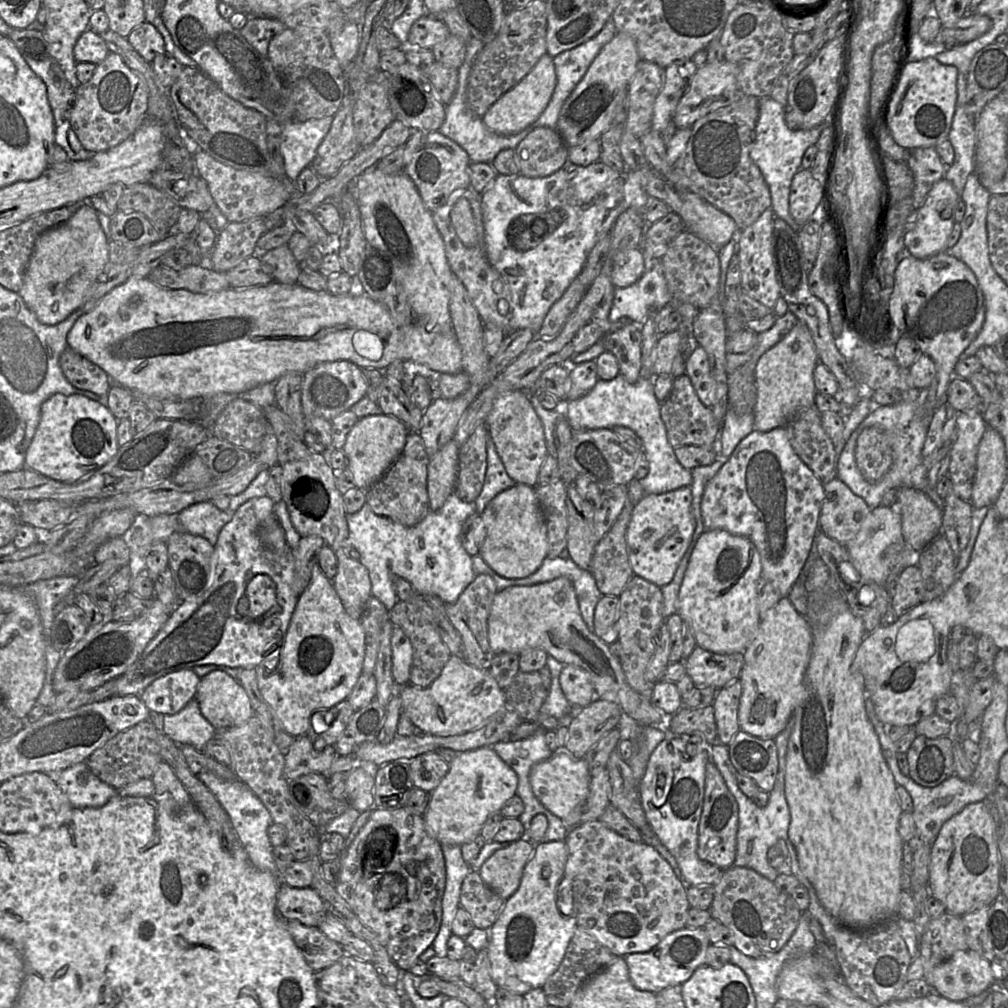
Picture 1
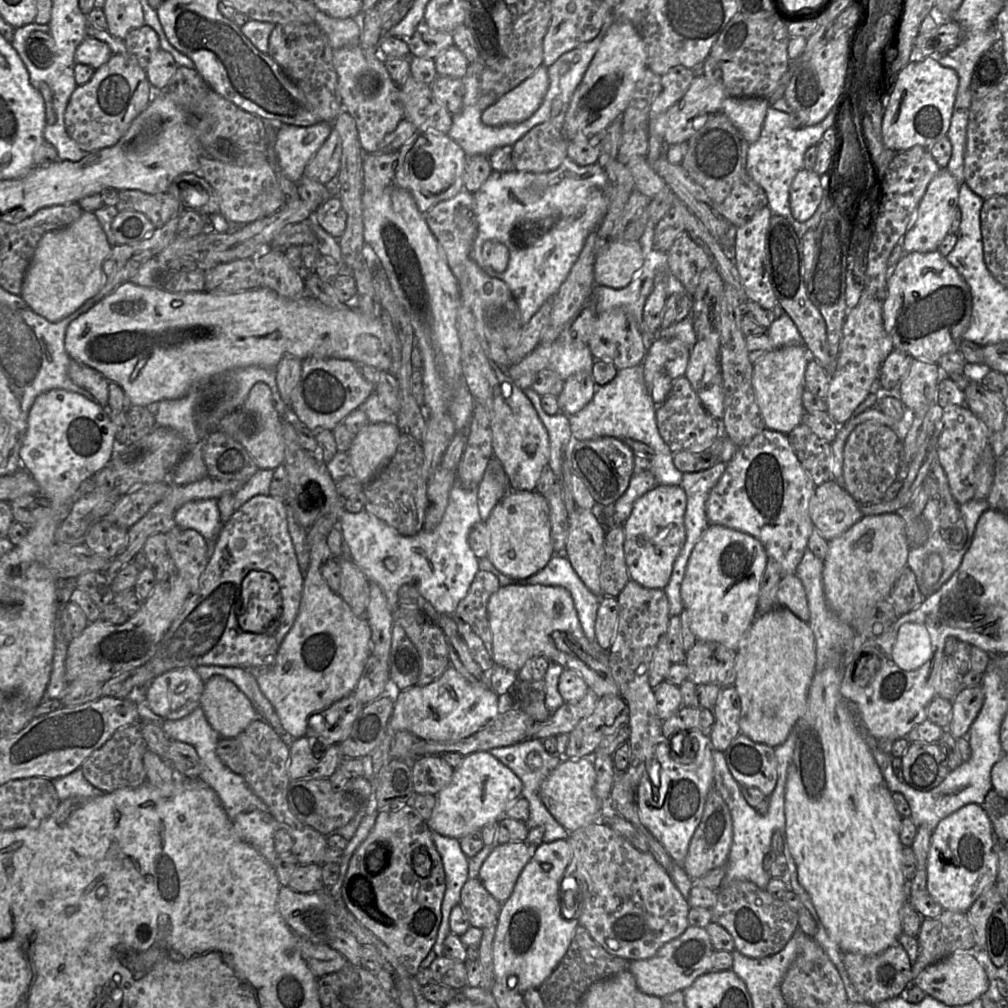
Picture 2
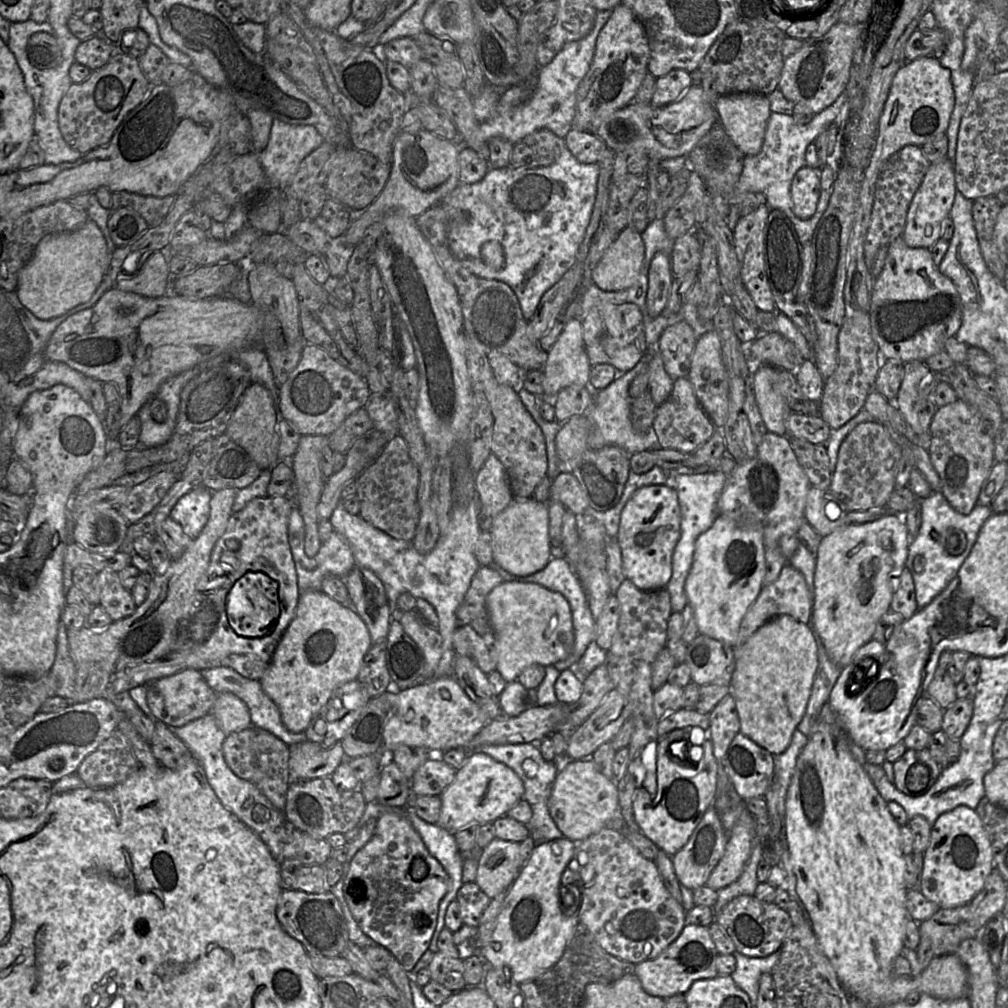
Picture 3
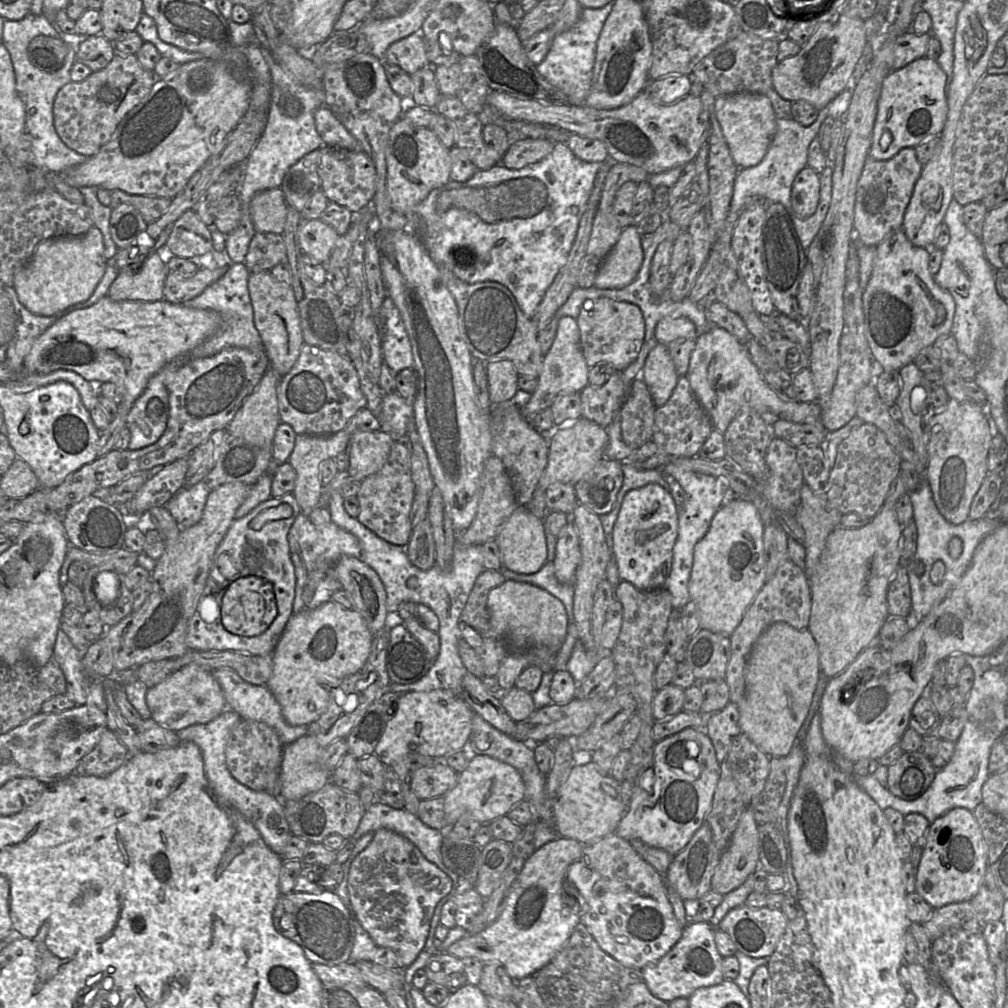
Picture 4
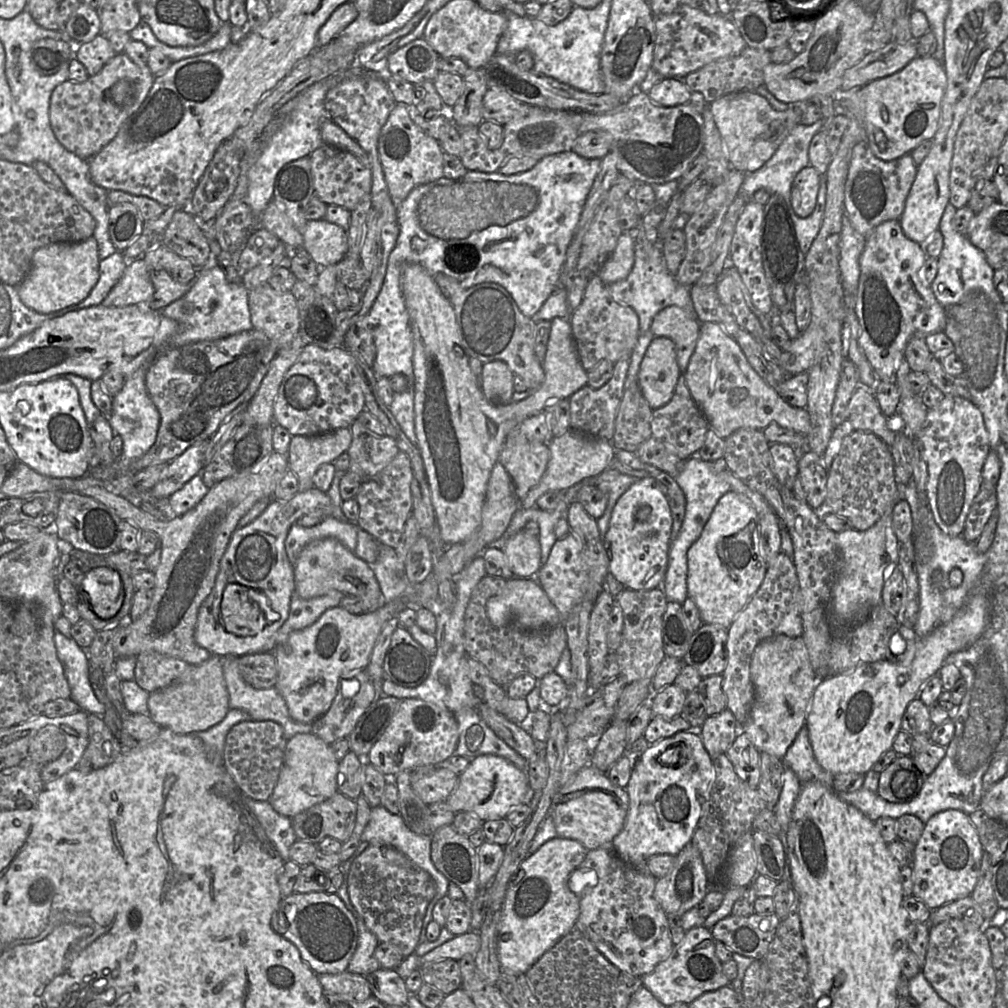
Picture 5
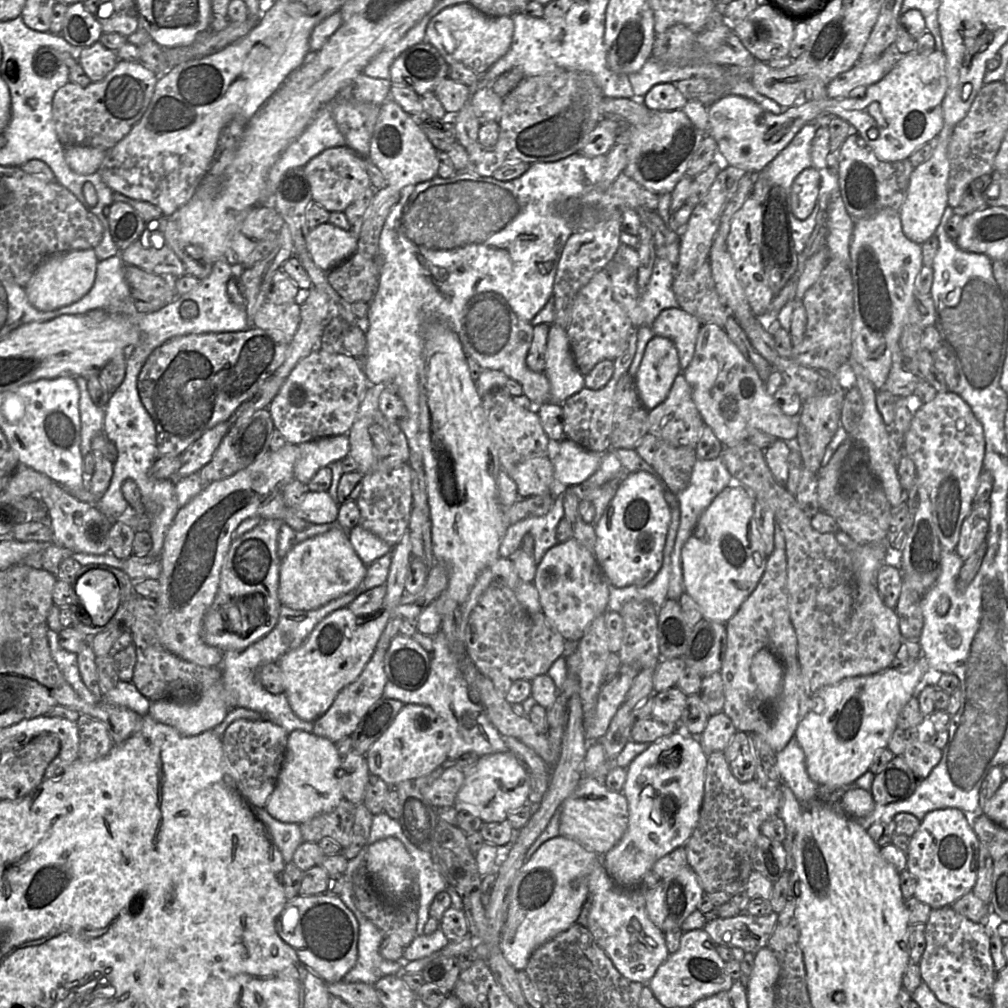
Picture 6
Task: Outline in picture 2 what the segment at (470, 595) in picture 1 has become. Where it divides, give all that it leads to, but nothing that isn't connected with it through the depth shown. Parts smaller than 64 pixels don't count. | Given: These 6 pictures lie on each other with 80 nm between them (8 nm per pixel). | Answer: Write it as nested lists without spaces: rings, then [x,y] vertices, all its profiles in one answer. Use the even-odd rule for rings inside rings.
[[[479,570],[470,585],[467,595],[459,602],[453,614],[459,635],[466,643],[471,656],[484,674],[490,672],[495,666],[487,604],[491,595],[499,588],[500,584],[497,576],[491,572]]]

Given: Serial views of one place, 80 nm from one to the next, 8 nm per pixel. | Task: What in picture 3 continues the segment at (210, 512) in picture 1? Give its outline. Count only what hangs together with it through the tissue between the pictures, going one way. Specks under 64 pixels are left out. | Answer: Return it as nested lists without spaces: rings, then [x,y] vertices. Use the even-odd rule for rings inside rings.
[[[201,484],[180,498],[171,510],[170,517],[178,522],[183,531],[192,539],[196,538],[201,533],[209,519],[211,495],[212,491]]]

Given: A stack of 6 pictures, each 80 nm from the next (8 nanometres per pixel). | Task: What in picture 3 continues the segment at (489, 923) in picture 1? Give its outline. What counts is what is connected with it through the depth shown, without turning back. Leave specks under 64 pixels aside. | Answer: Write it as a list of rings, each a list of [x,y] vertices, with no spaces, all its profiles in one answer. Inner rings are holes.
[[[476,882],[464,883],[458,891],[456,901],[459,904],[463,925],[477,927],[484,910],[491,899]]]

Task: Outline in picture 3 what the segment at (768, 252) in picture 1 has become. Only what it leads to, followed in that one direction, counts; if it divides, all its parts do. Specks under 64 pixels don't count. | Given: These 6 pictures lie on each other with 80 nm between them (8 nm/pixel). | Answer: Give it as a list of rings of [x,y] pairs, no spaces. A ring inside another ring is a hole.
[[[766,204],[761,205],[754,212],[740,217],[734,226],[733,234],[743,284],[758,310],[774,312],[777,307],[767,279],[763,255],[763,233],[770,211],[771,208]]]

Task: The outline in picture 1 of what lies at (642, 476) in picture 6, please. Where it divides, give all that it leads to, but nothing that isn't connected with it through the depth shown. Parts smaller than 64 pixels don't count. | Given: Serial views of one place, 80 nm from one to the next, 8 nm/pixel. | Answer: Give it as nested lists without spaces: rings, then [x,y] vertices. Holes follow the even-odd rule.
[[[684,486],[663,494],[645,495],[634,506],[626,531],[626,542],[629,561],[635,576],[660,588],[673,580],[695,529],[691,502],[691,488]]]

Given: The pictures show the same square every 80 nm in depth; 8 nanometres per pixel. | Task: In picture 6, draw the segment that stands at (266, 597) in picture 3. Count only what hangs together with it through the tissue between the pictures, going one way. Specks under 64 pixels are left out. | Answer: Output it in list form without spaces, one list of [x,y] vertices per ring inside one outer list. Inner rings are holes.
[[[261,594],[232,600],[223,606],[225,628],[232,633],[247,634],[265,622],[265,604]]]

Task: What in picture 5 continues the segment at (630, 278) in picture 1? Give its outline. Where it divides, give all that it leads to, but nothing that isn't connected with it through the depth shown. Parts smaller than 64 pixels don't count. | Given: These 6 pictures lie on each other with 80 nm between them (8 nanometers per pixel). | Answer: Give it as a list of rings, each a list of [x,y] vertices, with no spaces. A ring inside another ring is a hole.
[[[623,232],[614,251],[597,273],[606,285],[623,280],[629,275],[635,259],[634,248],[634,232]]]

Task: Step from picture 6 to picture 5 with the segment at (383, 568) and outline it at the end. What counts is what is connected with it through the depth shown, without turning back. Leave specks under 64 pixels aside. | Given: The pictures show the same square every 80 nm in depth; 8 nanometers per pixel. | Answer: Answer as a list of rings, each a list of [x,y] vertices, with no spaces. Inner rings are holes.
[[[331,590],[322,596],[303,599],[294,592],[289,616],[276,634],[276,646],[283,643],[293,631],[312,625],[325,611],[338,607],[344,596],[340,591]],[[224,656],[221,658],[223,676],[229,694],[230,708],[246,712],[254,721],[270,720],[278,723],[283,728],[284,735],[287,740],[296,734],[311,732],[312,724],[298,722],[291,718],[284,698],[275,687],[267,689],[254,688],[242,678],[238,667],[237,656]]]

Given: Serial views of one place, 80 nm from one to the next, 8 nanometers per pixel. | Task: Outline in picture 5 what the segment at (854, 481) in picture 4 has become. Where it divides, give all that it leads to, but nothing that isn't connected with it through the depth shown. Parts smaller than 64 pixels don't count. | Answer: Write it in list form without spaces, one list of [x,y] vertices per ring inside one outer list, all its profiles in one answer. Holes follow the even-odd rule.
[[[853,430],[843,439],[839,452],[828,468],[823,510],[843,517],[852,529],[865,531],[899,498],[900,489],[890,447],[871,432]]]

